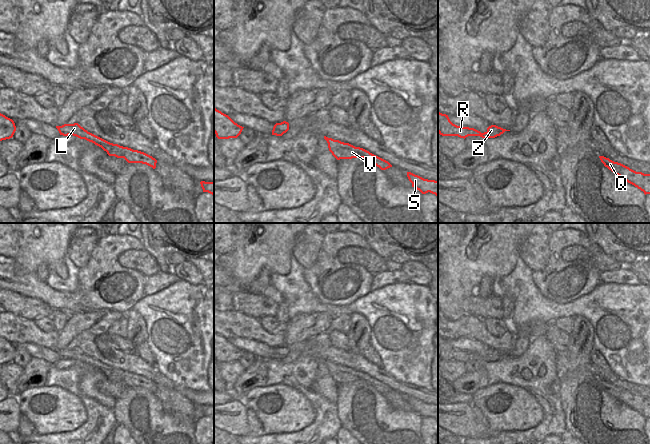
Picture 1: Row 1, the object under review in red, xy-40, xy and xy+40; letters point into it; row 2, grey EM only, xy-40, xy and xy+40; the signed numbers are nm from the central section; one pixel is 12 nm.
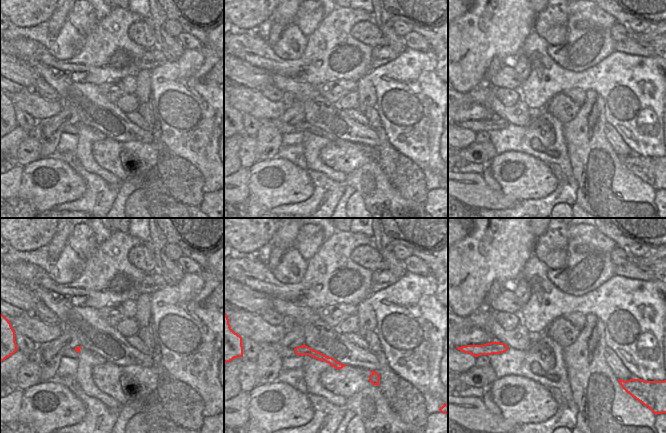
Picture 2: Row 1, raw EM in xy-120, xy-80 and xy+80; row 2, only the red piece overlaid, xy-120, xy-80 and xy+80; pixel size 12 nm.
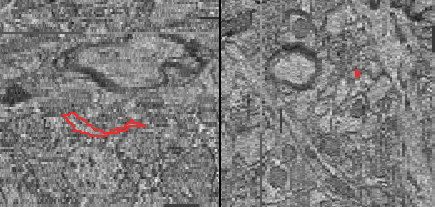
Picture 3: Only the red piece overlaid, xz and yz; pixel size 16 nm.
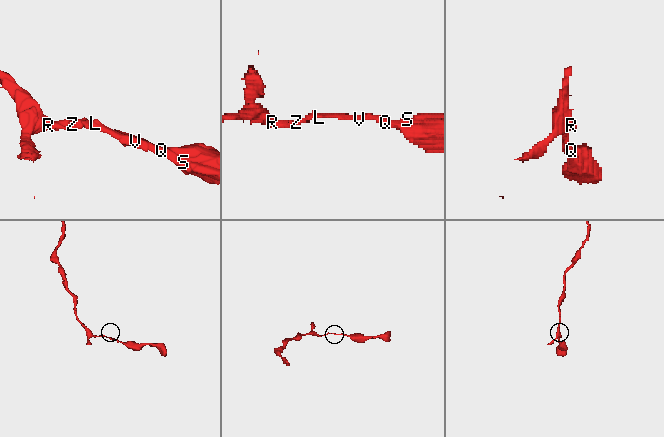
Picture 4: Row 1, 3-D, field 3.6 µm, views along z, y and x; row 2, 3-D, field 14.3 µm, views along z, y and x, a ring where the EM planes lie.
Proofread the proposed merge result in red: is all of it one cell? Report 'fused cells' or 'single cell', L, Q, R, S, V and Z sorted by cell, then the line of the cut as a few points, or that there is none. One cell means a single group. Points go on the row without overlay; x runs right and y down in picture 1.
single cell; L Q R S V Z; no cut

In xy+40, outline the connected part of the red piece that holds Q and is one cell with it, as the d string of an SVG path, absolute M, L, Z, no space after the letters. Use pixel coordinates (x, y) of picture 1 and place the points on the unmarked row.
M599 380L599 382L604 390L616 399L643 415L645 419L650 418L650 398L636 396L629 391L621 387L614 386L604 380Z

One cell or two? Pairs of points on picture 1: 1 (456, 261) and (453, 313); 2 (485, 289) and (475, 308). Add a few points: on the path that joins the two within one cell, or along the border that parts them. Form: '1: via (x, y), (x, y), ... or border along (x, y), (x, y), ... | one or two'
1: via (456, 274), (453, 280), (453, 300) | one
2: border along (478, 291), (481, 297), (488, 297), (491, 294) | two

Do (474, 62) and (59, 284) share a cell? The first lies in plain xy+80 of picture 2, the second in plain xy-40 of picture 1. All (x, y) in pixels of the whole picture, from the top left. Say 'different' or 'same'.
different

